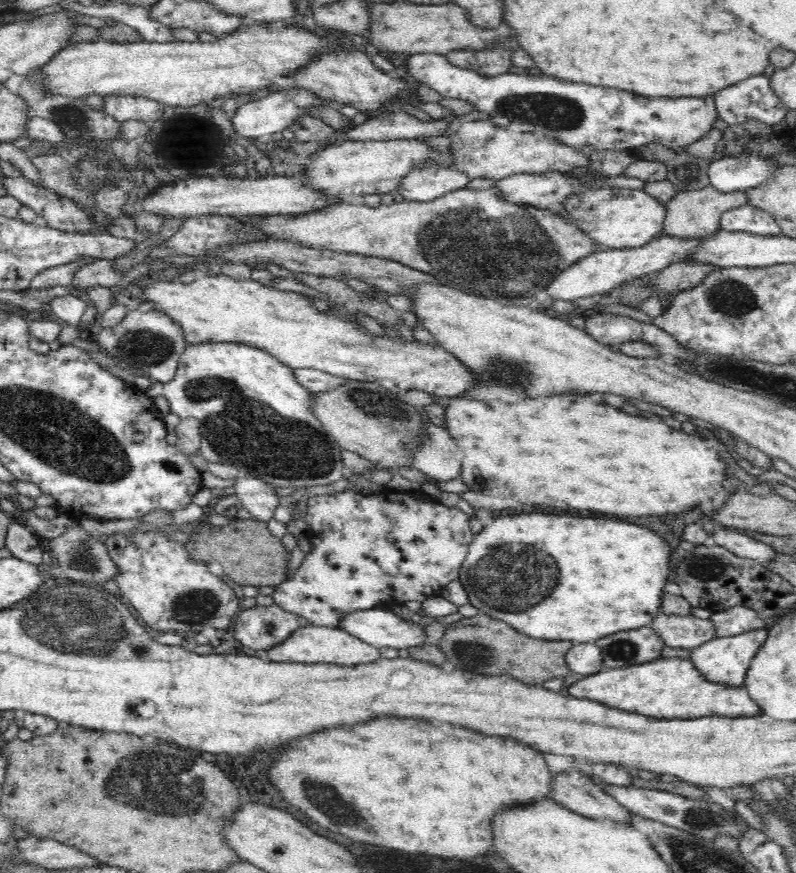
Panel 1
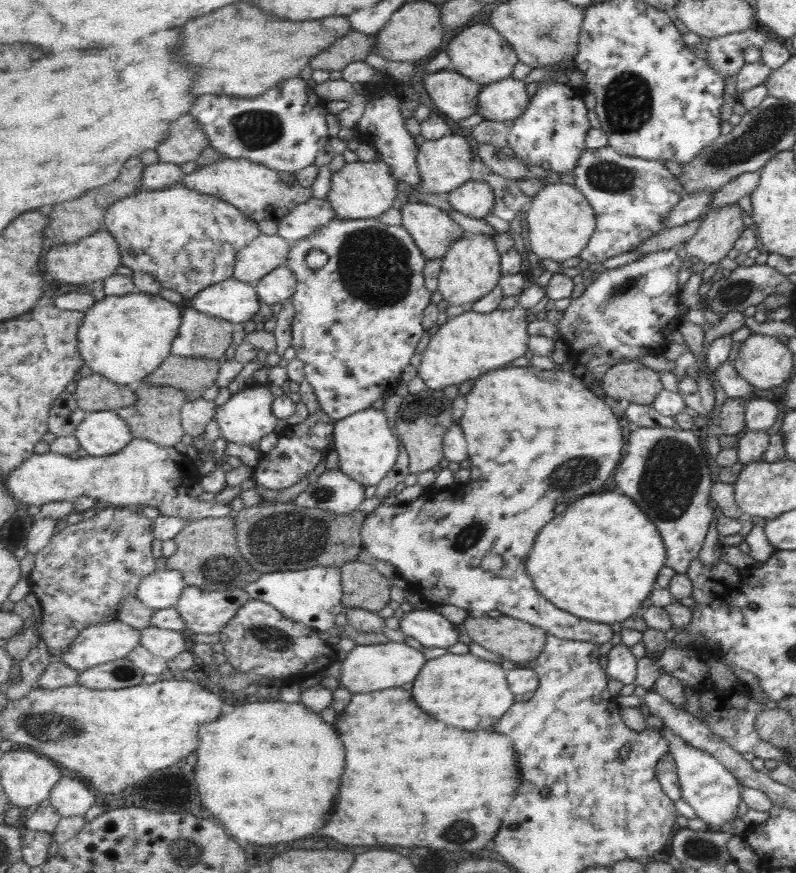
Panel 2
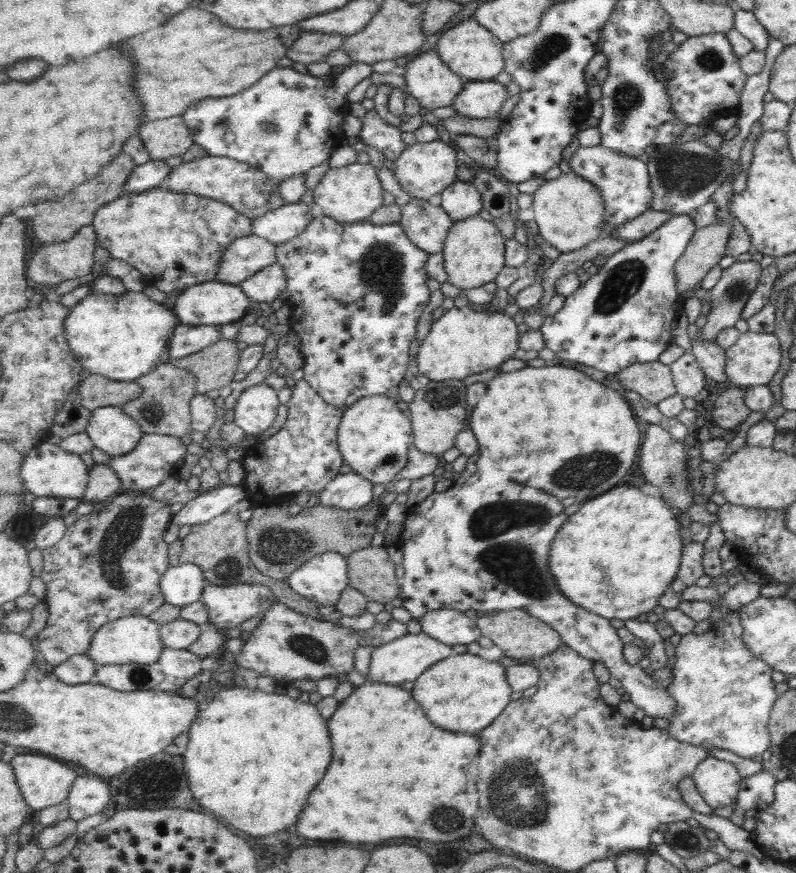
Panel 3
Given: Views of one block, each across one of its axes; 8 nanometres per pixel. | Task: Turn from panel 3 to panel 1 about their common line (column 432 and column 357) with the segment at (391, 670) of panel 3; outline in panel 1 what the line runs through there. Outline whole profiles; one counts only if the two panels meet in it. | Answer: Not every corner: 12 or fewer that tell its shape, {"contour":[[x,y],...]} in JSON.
{"contour":[[306,625],[266,651],[274,662],[371,665],[380,647]]}

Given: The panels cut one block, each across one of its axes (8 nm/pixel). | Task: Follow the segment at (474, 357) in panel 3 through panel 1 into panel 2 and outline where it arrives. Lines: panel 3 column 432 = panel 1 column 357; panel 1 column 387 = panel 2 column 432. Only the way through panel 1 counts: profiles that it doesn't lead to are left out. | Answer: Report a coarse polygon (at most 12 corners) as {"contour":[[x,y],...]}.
{"contour":[[528,310],[455,316],[418,376],[444,390],[531,349]]}

